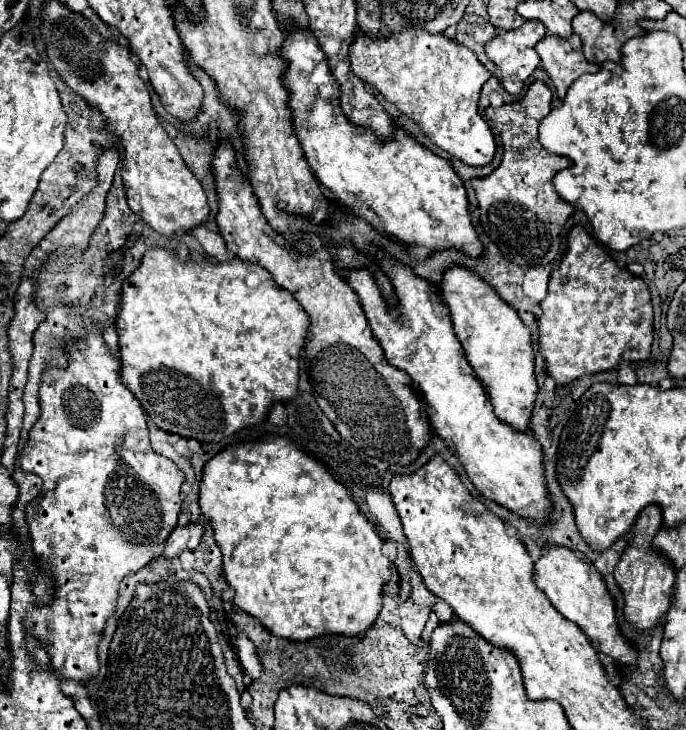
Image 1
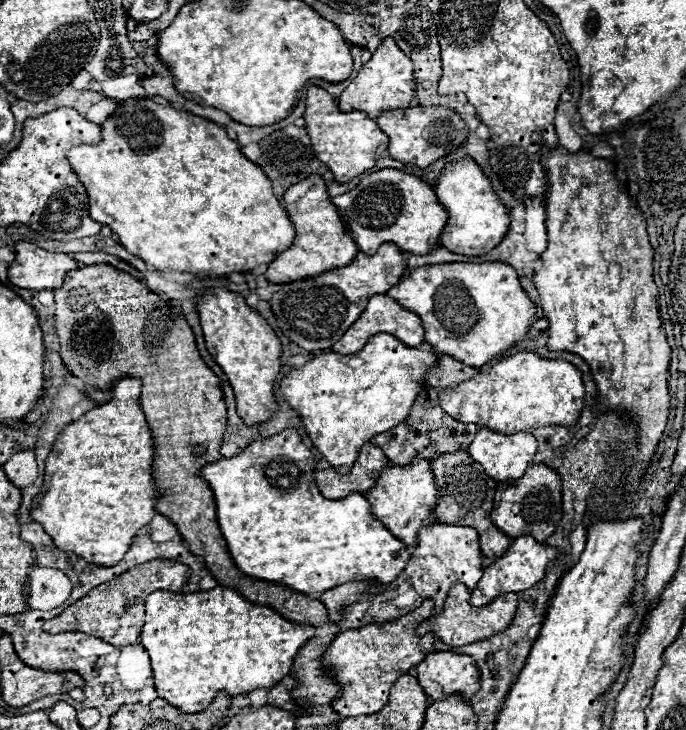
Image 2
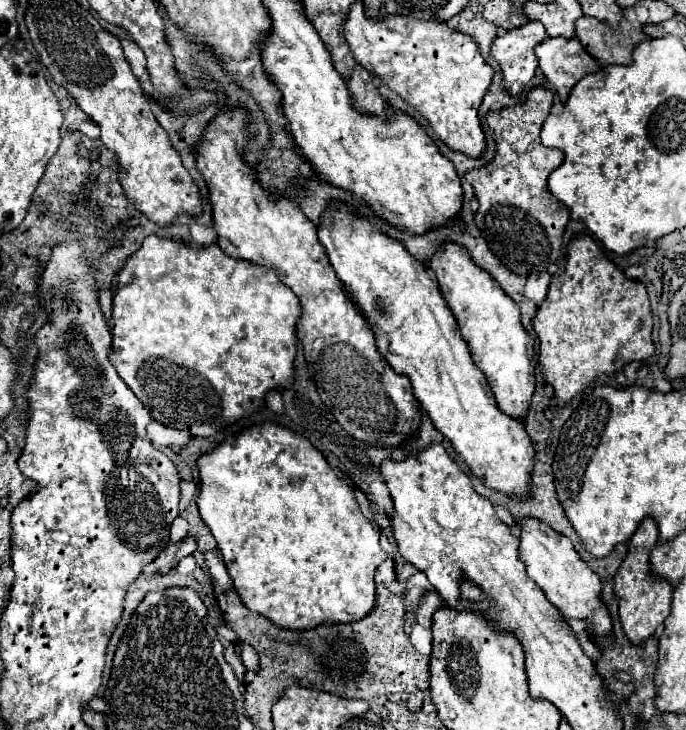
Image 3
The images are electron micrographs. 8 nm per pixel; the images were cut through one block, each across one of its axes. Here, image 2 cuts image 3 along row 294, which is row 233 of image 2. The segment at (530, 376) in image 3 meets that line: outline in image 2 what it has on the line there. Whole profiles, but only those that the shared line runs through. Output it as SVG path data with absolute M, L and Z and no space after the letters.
M464 158L450 164L442 172L440 182L434 190L440 204L450 214L448 224L444 226L444 232L440 236L440 244L450 252L462 256L482 256L488 254L496 244L500 244L500 240L508 234L508 210L494 192L488 176L474 160Z

